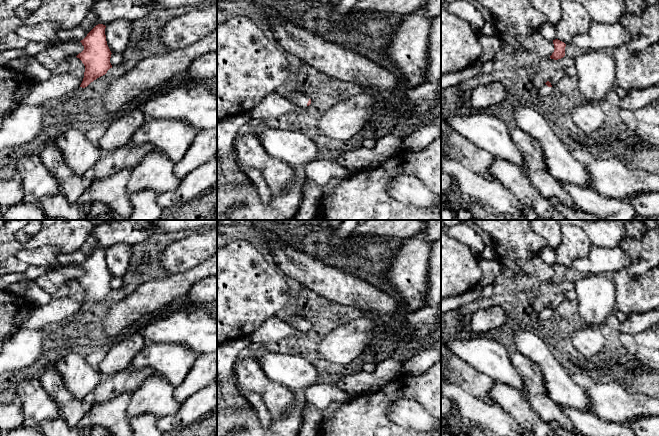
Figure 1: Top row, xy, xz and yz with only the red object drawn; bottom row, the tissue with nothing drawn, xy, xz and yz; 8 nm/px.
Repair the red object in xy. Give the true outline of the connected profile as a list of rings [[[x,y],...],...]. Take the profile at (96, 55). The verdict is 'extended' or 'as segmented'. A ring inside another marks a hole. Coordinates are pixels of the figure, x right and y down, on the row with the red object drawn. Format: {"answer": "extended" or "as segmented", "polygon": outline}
{"answer": "as segmented", "polygon": [[[96,25],[87,36],[80,42],[84,50],[76,57],[79,58],[85,66],[84,78],[80,87],[85,88],[97,78],[105,75],[112,68],[110,63],[111,51],[107,45],[106,26]]]}

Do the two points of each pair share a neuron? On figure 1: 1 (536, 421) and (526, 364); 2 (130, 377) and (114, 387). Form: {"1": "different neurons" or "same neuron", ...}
{"1": "different neurons", "2": "same neuron"}

